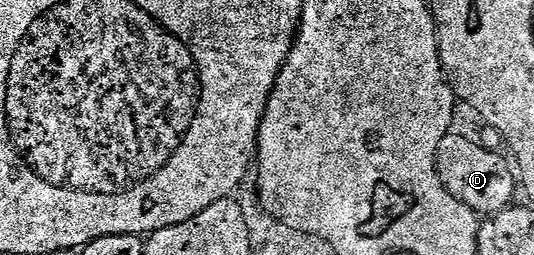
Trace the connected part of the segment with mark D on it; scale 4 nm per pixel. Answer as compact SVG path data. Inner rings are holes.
M449 135L438 143L436 152L436 173L440 181L455 201L460 201L467 209L477 215L501 213L513 204L512 196L518 193L518 181L513 170L504 166L499 152L475 146L465 138Z

